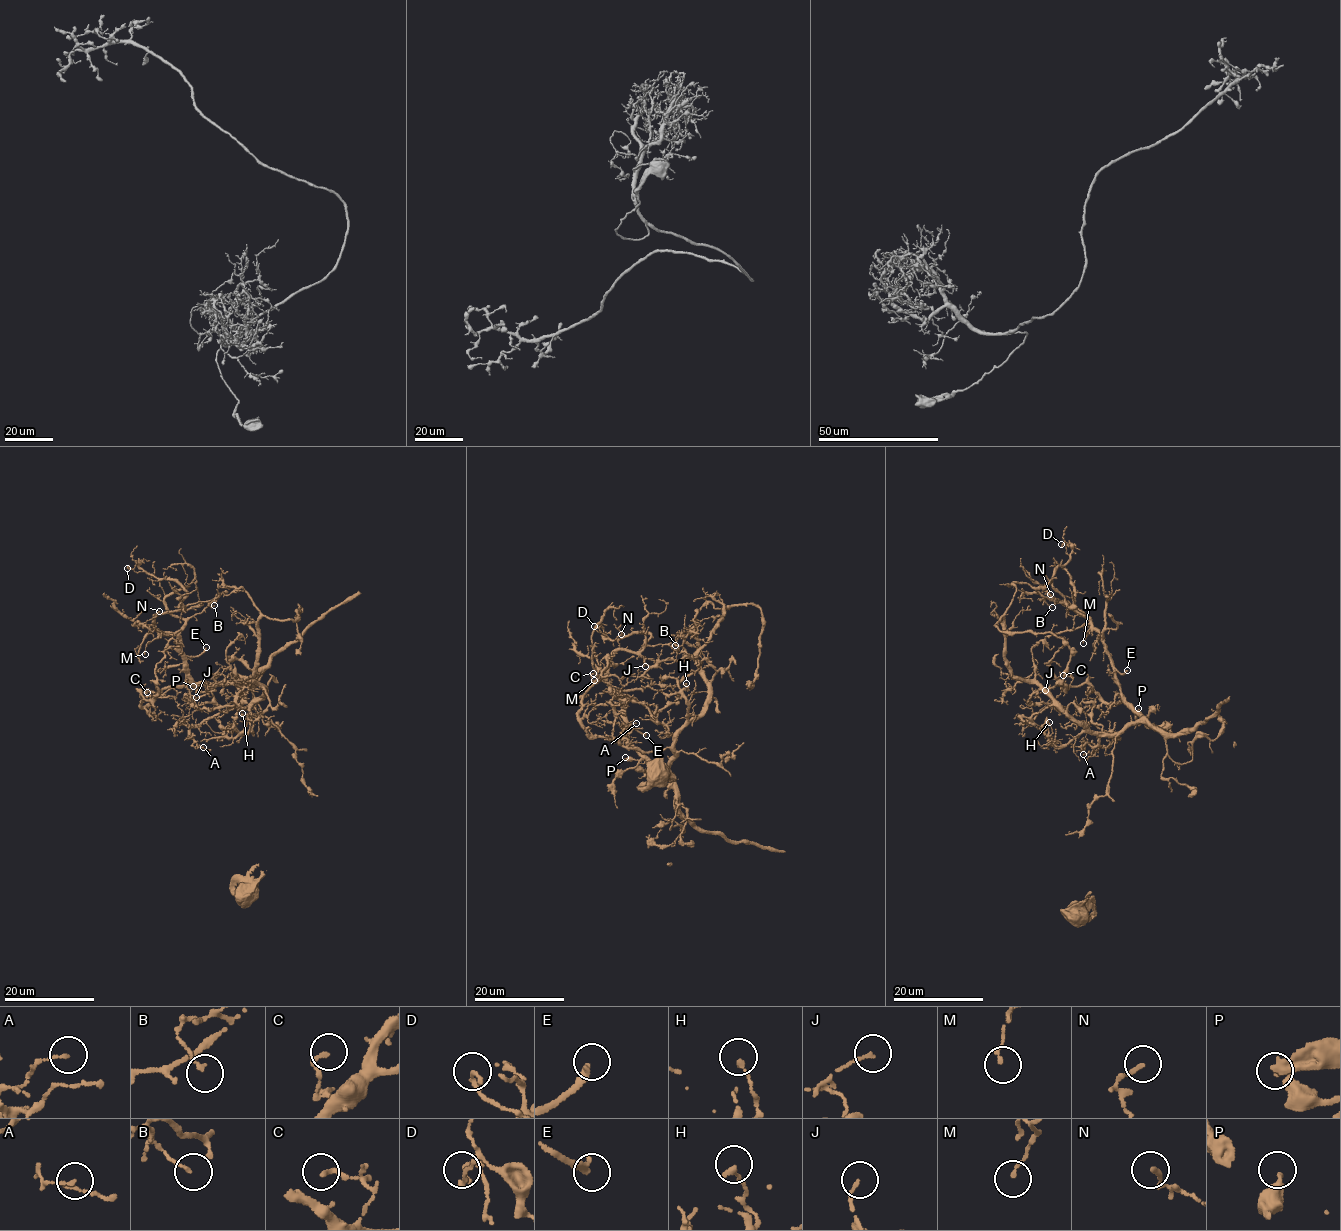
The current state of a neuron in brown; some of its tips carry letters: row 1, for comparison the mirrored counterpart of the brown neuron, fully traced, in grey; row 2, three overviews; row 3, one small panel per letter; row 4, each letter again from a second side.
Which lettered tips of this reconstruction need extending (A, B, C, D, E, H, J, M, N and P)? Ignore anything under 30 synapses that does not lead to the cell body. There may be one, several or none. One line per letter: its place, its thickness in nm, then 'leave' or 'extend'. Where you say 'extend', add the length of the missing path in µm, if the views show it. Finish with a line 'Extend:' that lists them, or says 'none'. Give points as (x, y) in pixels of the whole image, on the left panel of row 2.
A: (203, 747) | 120 nm | leave
B: (214, 605) | 130 nm | leave
C: (147, 692) | 180 nm | leave
D: (127, 568) | 140 nm | leave
E: (206, 647) | 240 nm | extend | 30 µm
H: (242, 713) | 200 nm | leave
J: (196, 697) | 130 nm | leave
M: (145, 654) | 140 nm | leave
N: (159, 611) | 180 nm | leave
P: (193, 686) | 240 nm | leave
Extend: E

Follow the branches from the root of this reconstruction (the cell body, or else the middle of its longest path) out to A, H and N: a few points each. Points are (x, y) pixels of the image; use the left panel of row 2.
A: (247, 892), (249, 875), (309, 790), (294, 747), (247, 703), (194, 724), (189, 737), (193, 746), (203, 747)
H: (247, 892), (249, 875), (309, 790), (280, 730), (245, 703), (246, 735), (242, 713)
N: (247, 892), (309, 794), (303, 770), (234, 685), (192, 680), (181, 639), (155, 627), (159, 611)

